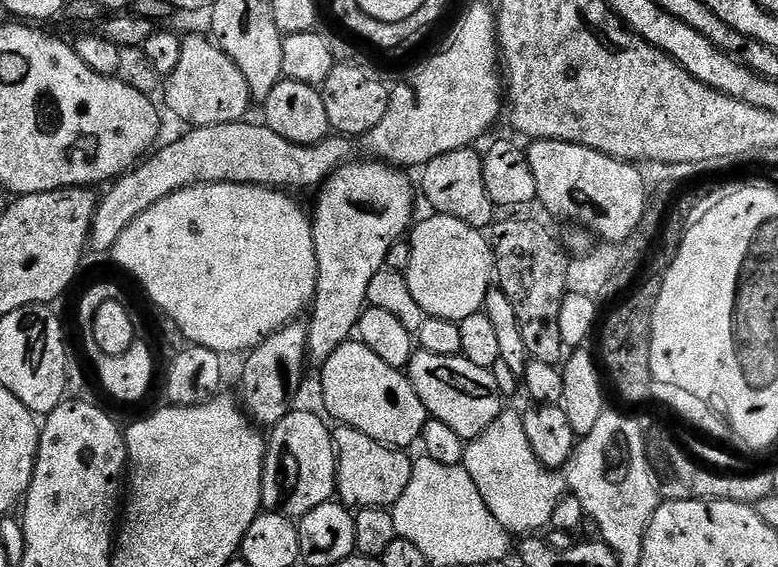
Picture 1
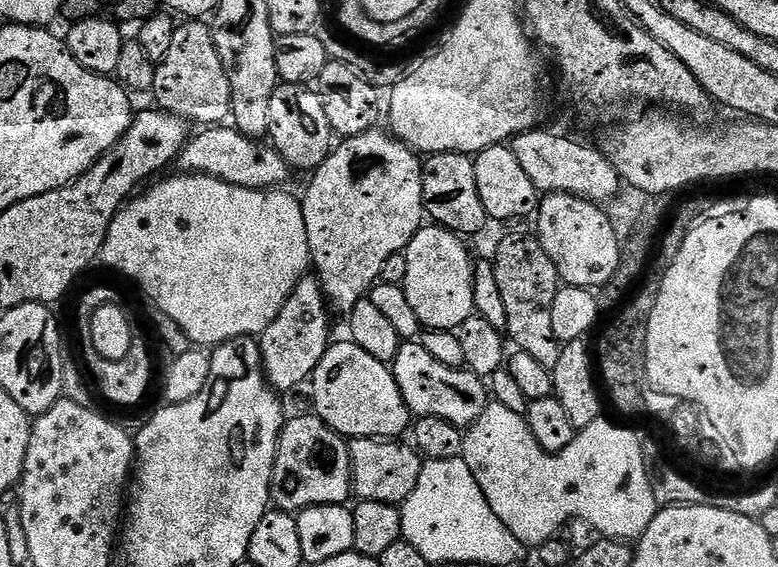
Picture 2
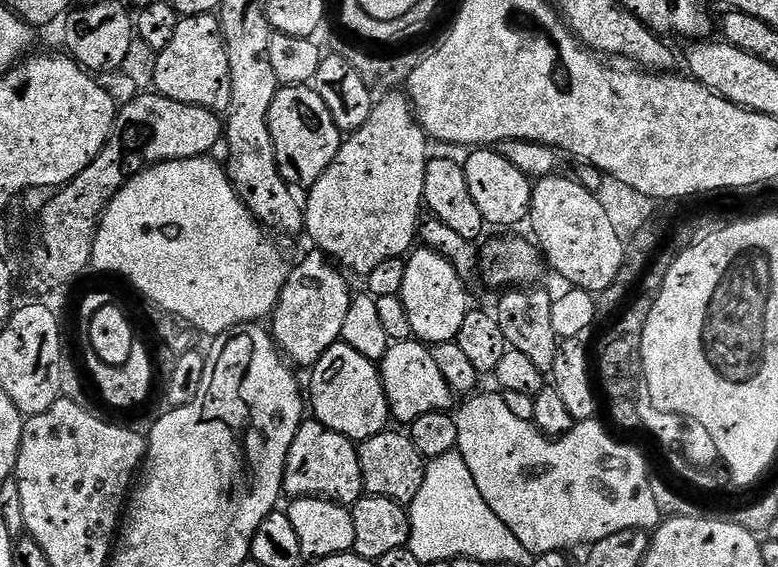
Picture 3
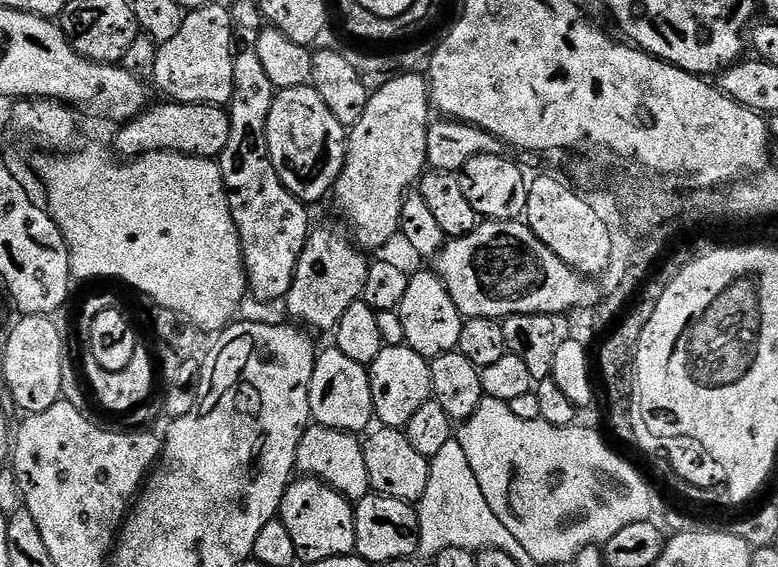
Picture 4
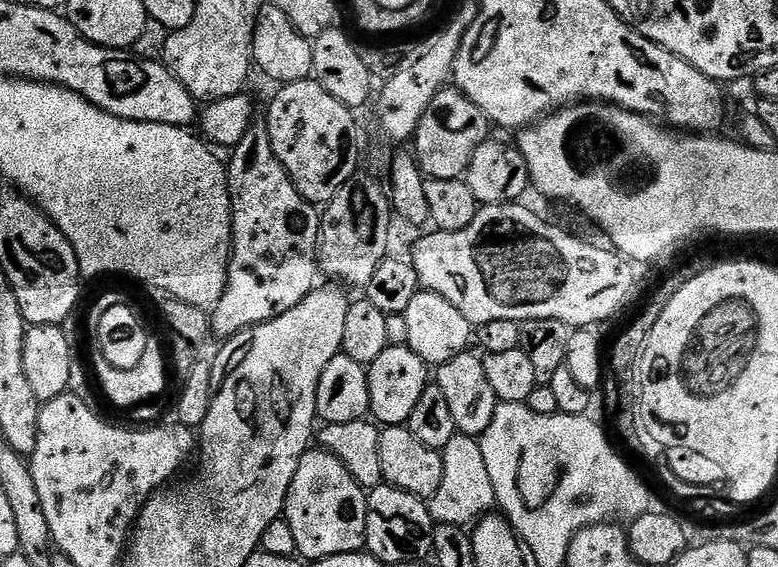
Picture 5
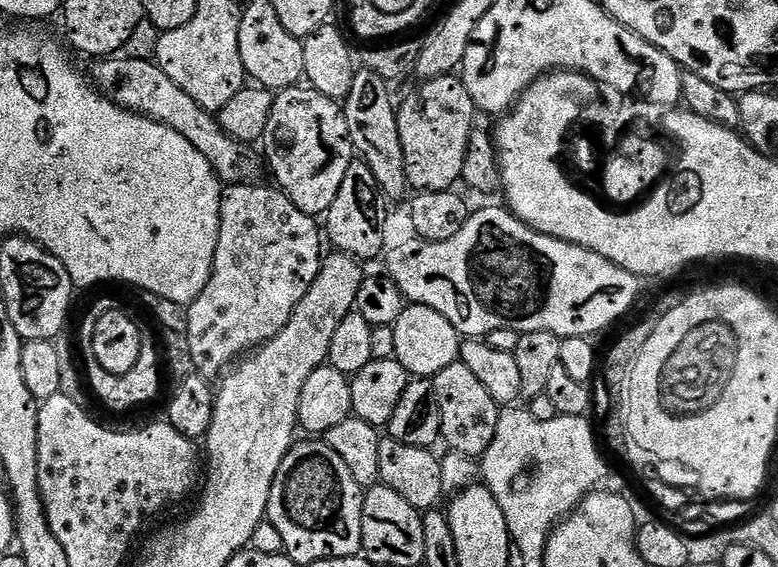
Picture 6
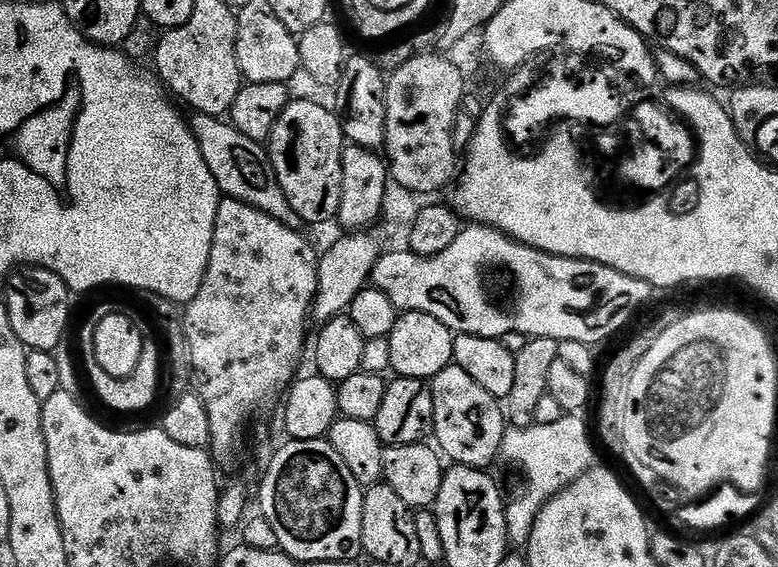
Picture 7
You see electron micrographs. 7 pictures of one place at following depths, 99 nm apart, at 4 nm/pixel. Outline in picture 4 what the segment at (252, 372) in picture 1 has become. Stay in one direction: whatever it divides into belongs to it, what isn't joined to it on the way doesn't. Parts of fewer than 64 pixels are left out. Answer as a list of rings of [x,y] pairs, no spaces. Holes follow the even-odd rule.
[[[324,228],[317,236],[316,233],[309,235],[298,258],[286,305],[288,304],[289,314],[293,316],[289,317],[309,329],[317,328],[320,332],[328,332],[332,327],[336,328],[350,310],[351,304],[363,297],[370,260],[353,243],[349,233],[344,232],[339,232],[336,228]]]

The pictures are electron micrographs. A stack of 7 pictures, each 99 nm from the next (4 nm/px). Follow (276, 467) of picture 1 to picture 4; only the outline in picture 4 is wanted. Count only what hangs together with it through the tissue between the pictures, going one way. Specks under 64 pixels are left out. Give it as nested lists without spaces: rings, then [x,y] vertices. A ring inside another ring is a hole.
[[[309,426],[302,442],[298,442],[296,472],[326,484],[353,502],[364,502],[373,491],[370,474],[366,470],[365,445],[355,440],[353,433],[339,428]],[[360,500],[360,501],[359,501]]]

